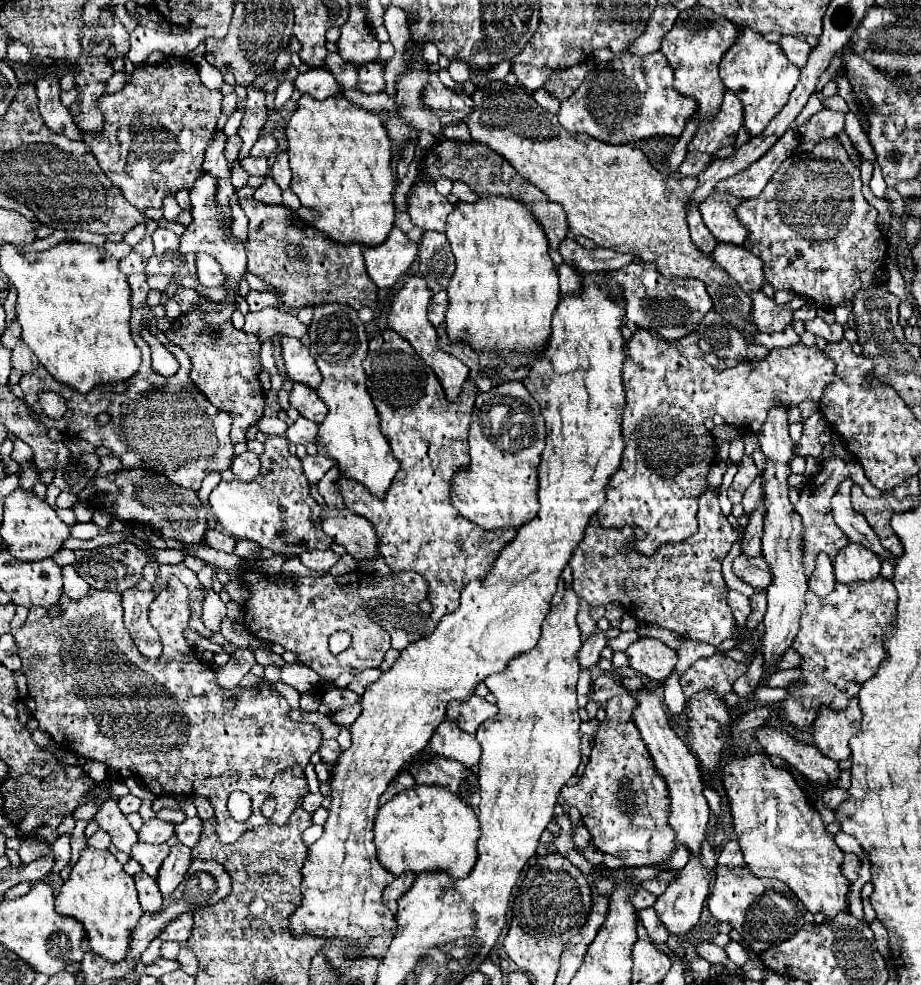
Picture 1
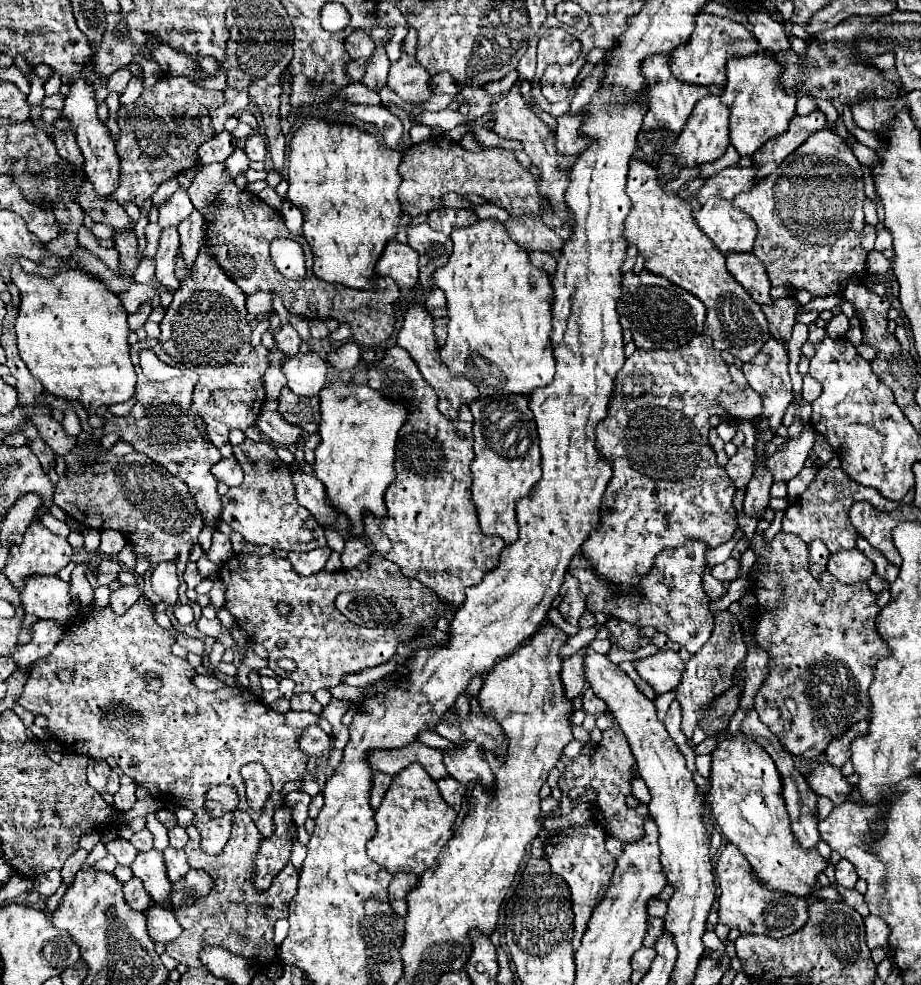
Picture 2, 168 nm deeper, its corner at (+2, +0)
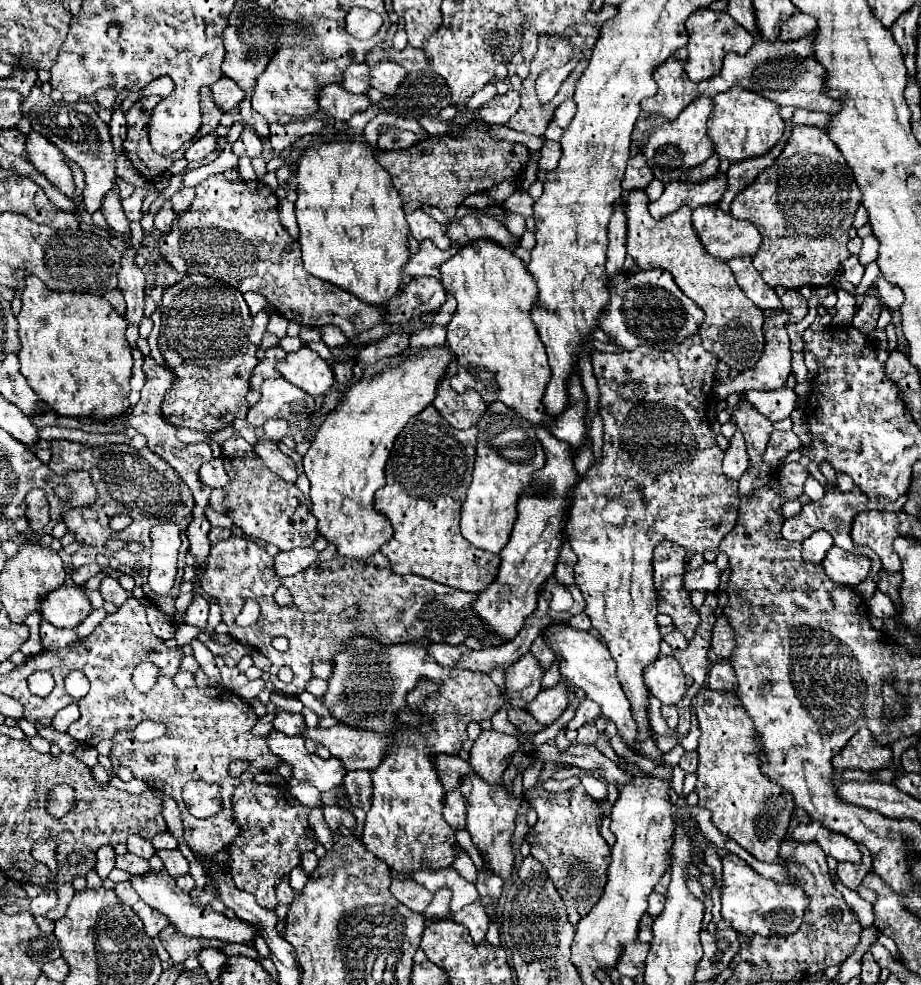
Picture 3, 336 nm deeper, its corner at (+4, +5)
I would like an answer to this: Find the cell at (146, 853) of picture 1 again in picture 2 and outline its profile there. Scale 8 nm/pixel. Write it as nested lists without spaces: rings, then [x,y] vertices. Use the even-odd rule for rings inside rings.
[[[157,849],[137,853],[135,861],[131,863],[133,875],[139,877],[151,895],[151,899],[163,907],[169,907],[169,893],[171,893],[171,883],[165,873],[165,863],[163,863],[163,853]]]

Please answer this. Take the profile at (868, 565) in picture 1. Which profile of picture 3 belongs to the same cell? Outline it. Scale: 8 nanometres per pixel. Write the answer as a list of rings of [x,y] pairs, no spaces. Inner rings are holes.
[[[833,546],[823,560],[823,568],[835,584],[849,586],[849,584],[859,584],[867,578],[871,560],[867,556],[857,556]]]

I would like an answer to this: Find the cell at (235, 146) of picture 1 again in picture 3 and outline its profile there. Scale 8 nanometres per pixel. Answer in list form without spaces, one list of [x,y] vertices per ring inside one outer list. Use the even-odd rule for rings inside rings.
[[[207,134],[207,136],[195,140],[195,142],[187,148],[185,158],[187,158],[189,162],[199,162],[199,160],[203,160],[207,154],[215,152],[215,148],[217,148],[217,136],[215,136],[215,134]]]

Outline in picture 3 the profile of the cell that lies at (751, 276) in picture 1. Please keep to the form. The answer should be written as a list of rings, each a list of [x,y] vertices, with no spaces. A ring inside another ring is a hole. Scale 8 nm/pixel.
[[[749,256],[733,258],[727,264],[733,270],[737,284],[747,294],[747,298],[753,300],[755,306],[759,306],[761,310],[779,310],[781,308],[781,302],[779,302],[775,290],[763,282],[761,274],[753,268]]]

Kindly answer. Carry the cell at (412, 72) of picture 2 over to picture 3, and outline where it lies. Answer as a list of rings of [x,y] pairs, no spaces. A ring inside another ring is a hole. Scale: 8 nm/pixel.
[[[383,60],[383,62],[379,62],[377,66],[371,68],[369,78],[371,78],[371,88],[375,88],[383,94],[391,94],[403,82],[405,68],[401,68],[393,60]]]

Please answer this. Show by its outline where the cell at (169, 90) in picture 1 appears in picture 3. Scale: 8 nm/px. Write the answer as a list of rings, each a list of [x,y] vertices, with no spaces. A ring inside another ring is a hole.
[[[141,128],[141,140],[137,140],[137,144],[123,144],[123,150],[145,180],[155,180],[157,176],[161,176],[171,166],[171,162],[183,158],[186,151],[181,148],[170,156],[153,152],[147,138],[147,128]]]

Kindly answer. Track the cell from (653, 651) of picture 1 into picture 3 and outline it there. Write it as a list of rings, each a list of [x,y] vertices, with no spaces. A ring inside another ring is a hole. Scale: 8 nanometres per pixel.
[[[659,656],[659,660],[645,668],[645,684],[649,692],[663,704],[675,706],[685,696],[689,678],[685,678],[685,672],[681,672],[677,658]]]

